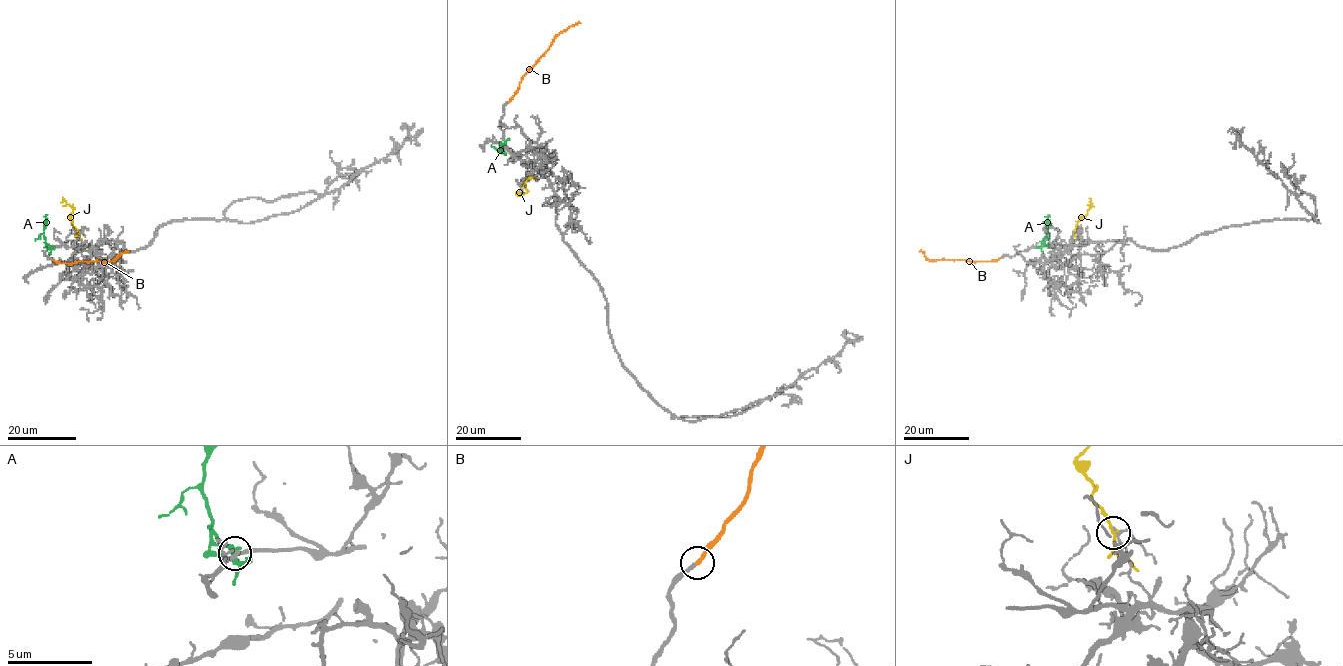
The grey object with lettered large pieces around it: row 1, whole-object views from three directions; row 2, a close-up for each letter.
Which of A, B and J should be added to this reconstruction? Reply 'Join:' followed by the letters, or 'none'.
Join: B

